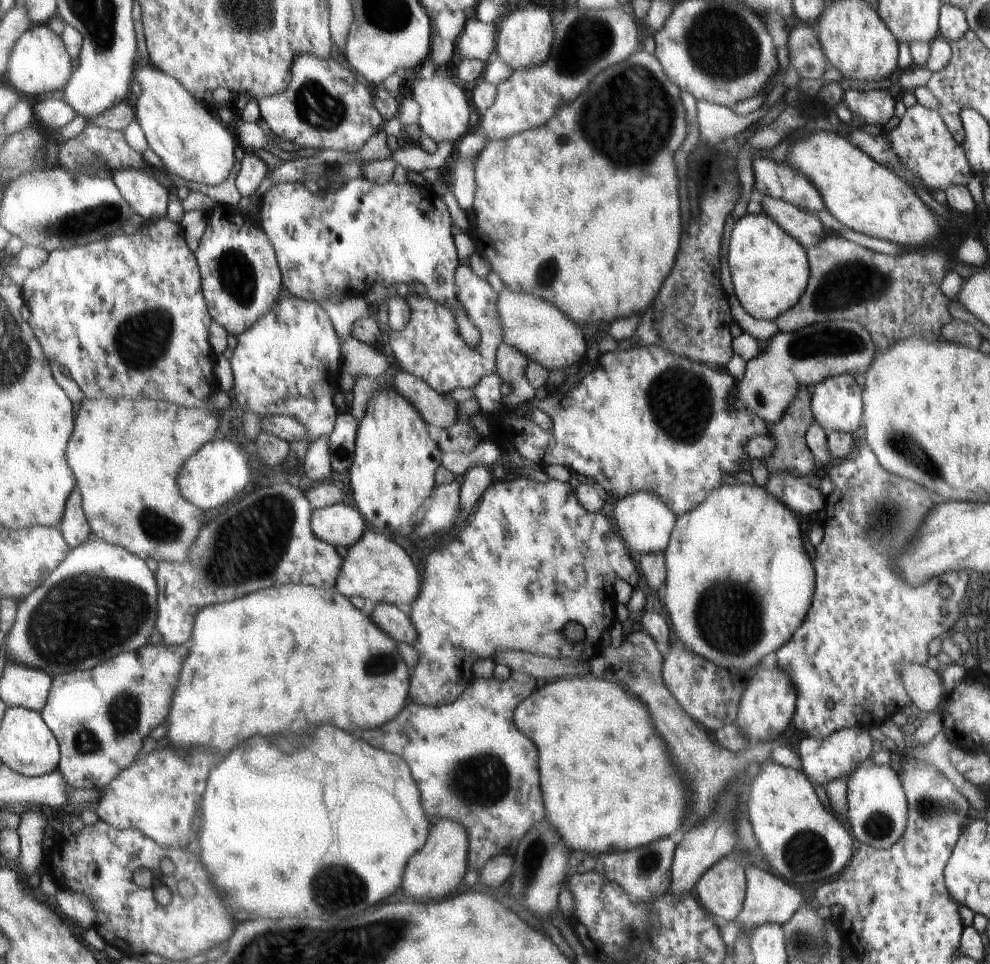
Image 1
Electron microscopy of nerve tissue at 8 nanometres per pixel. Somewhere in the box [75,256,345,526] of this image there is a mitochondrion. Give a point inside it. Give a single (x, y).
(142, 339)

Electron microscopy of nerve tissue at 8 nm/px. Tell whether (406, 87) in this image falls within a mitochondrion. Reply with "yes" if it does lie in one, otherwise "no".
no

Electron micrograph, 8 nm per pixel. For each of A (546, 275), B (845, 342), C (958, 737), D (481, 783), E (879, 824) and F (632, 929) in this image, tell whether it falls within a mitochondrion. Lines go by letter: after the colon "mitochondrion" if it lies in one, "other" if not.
A: mitochondrion
B: mitochondrion
C: other
D: mitochondrion
E: mitochondrion
F: other

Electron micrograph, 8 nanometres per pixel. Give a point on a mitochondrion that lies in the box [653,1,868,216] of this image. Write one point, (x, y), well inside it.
(724, 50)

